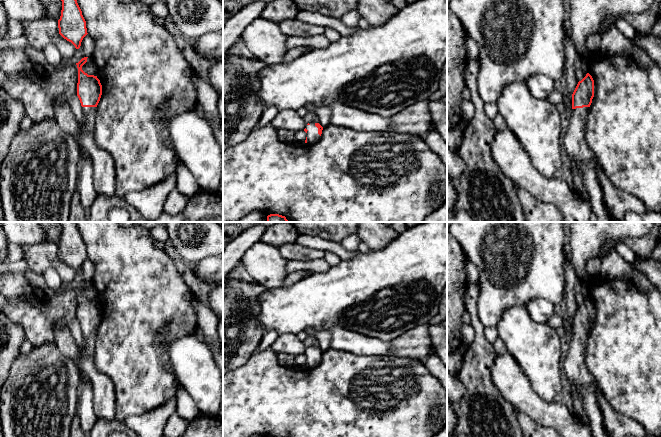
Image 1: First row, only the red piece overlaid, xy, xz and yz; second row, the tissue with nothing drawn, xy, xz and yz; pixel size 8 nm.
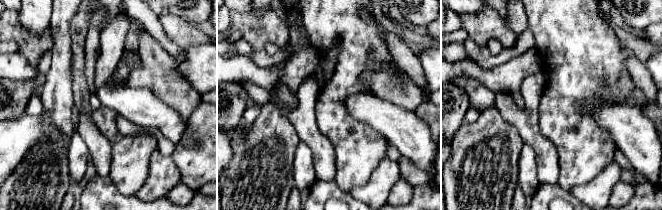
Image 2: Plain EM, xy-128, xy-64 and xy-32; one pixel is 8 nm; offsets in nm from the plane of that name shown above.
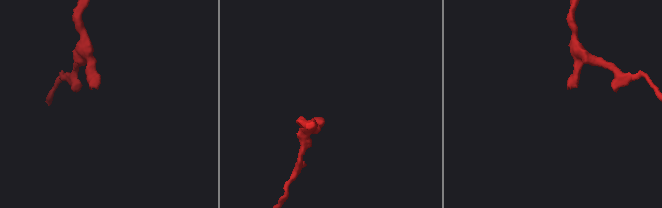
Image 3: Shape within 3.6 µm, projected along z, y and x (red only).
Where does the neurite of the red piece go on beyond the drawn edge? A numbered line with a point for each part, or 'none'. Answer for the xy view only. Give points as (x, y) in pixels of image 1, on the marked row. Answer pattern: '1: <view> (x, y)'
1: xy (104, 181)

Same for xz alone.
1: xz (312, 135)

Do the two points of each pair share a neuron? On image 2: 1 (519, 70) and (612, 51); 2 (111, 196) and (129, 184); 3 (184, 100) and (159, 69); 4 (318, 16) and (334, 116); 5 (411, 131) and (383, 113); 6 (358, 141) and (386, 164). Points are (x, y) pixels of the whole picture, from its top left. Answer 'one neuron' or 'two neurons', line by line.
1: two neurons
2: two neurons
3: one neuron
4: one neuron
5: one neuron
6: two neurons

